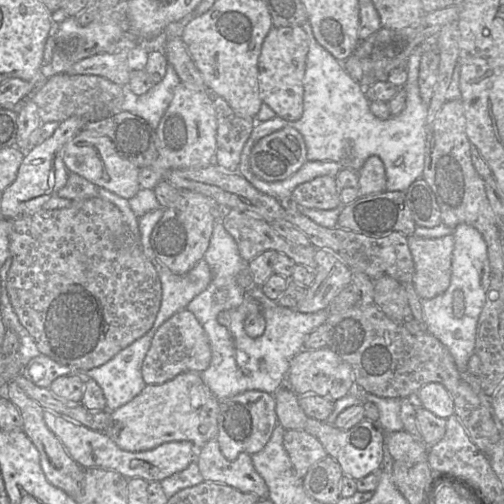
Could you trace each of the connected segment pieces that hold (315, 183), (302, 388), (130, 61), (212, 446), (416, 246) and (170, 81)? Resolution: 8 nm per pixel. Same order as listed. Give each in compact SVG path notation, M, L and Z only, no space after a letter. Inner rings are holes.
M320 176L298 185L291 199L306 208L331 210L343 206L335 177Z
M328 347L317 350L303 349L290 362L285 385L297 395L316 394L338 400L354 391L354 377L349 363Z
M136 47L117 54L93 55L74 63L65 73L69 75L97 75L120 86L125 86L132 73L144 69L151 52Z
M216 440L207 442L197 454L197 466L204 482L221 483L246 493L267 499L268 487L256 471L252 455L242 453L235 460L228 460Z
M410 235L408 245L415 265L412 284L417 295L427 300L445 292L452 274L452 235L441 238Z
M168 65L165 76L135 100L133 113L144 119L152 128L156 128L173 99L175 88L180 84L175 69Z

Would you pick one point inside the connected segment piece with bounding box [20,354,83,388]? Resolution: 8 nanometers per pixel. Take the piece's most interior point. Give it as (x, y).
(42, 370)

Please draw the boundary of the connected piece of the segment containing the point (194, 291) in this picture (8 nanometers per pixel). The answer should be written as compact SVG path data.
M151 259L158 273L162 298L155 317L155 328L159 328L175 313L186 309L187 305L211 283L212 274L205 261L198 262L186 274L175 274L164 264Z

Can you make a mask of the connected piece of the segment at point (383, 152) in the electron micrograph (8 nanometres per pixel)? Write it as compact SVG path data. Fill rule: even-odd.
M308 22L302 25L302 29L309 44L303 115L296 121L280 117L256 121L243 149L243 159L248 159L251 149L261 138L285 127L292 127L304 137L309 161L335 161L344 169L359 173L365 160L376 155L385 165L387 190L405 192L413 182L422 178L427 156L429 106L422 100L418 82L425 44L416 48L406 63L408 79L404 85L407 95L405 108L396 116L379 119L370 110L371 101L365 95L365 87L354 81L343 68L342 62L316 42Z

